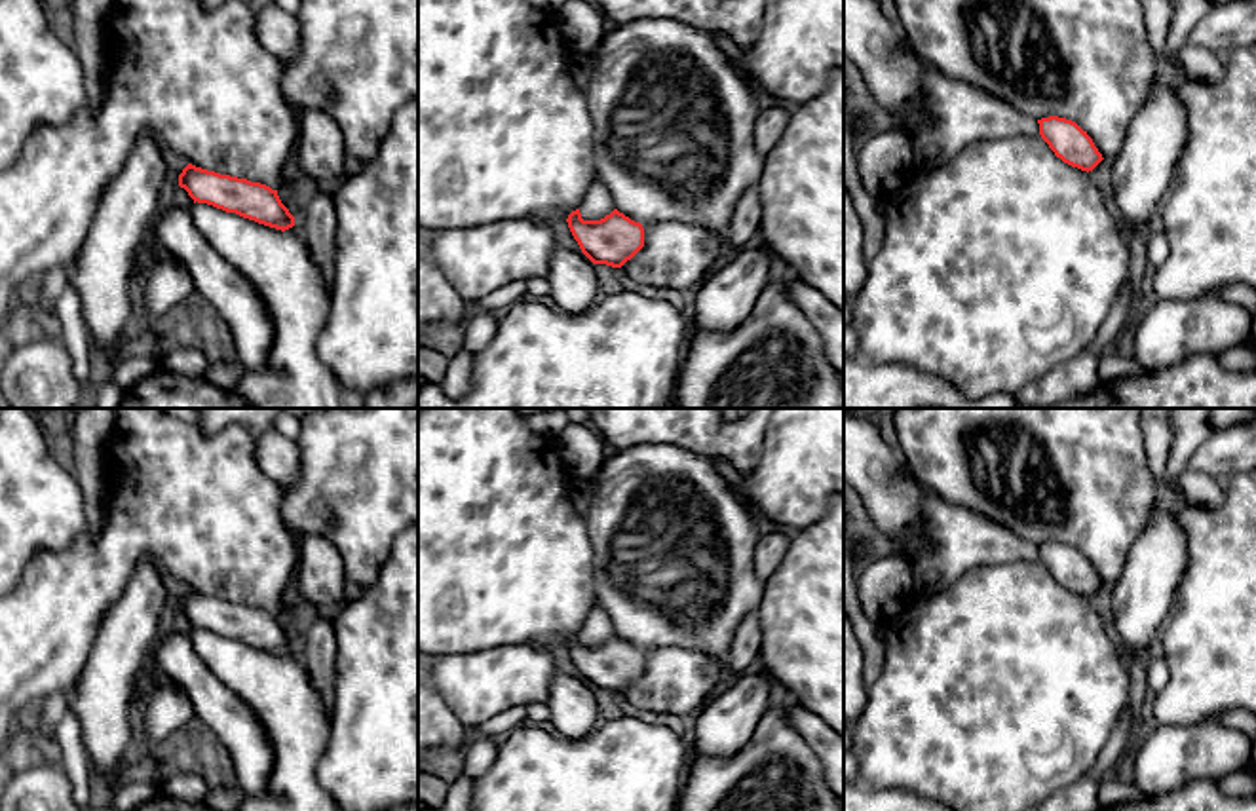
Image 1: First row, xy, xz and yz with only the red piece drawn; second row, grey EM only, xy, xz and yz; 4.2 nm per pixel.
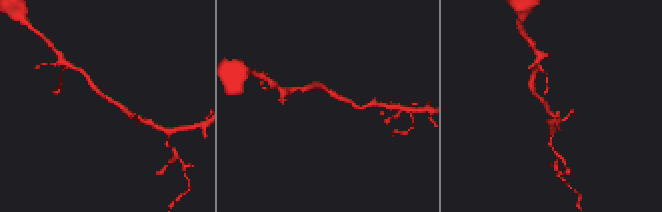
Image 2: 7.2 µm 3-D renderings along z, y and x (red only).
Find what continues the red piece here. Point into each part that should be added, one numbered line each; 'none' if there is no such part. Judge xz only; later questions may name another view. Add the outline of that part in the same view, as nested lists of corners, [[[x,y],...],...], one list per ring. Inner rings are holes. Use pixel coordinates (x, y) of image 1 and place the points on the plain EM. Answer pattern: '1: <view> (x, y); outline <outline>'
none

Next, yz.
none

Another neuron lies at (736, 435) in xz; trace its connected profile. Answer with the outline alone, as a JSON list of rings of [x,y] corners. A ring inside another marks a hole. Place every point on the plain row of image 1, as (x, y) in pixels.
[[[587,408],[591,433],[614,450],[671,444],[722,458],[741,475],[762,458],[775,408]]]

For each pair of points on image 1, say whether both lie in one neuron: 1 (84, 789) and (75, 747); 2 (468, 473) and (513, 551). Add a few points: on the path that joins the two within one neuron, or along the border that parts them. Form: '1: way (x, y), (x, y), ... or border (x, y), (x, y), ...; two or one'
1: way (80, 779), (75, 756); one
2: way (468, 492), (475, 513), (494, 532); one

